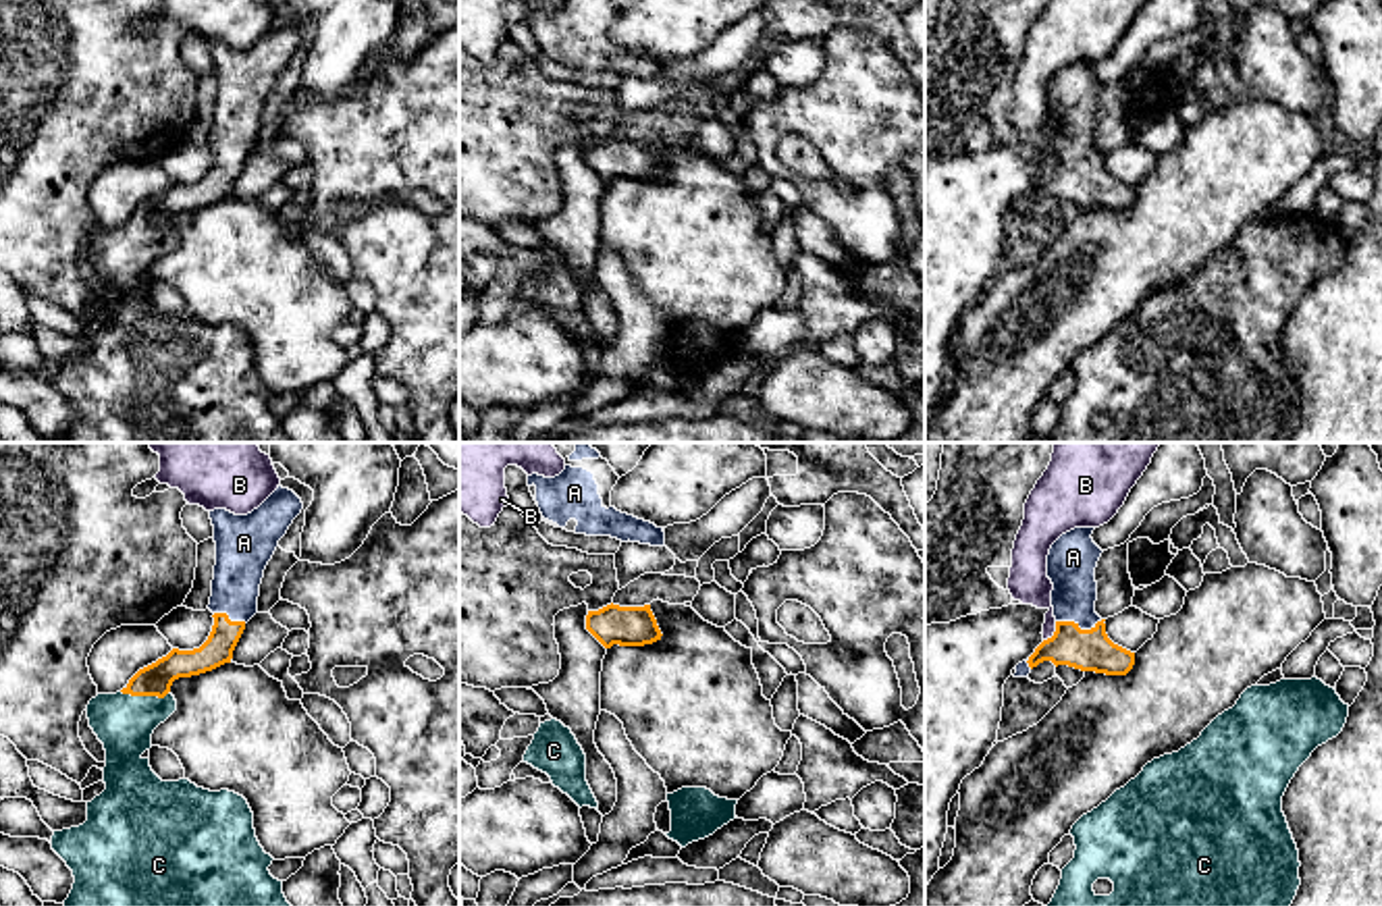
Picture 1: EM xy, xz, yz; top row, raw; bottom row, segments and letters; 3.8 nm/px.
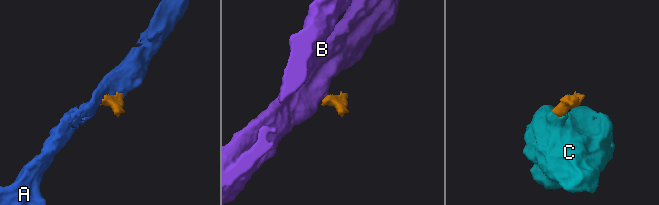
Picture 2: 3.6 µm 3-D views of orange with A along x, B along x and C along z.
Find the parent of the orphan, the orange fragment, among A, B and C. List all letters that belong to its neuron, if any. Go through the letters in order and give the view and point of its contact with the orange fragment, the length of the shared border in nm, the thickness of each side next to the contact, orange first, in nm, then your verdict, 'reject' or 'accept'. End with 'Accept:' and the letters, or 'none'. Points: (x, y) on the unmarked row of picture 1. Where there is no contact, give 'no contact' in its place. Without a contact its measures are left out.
A: meets orange in yz at (1077, 161); contact 180 nm long; 160 nm thick on the orange side, 190 nm on the other; accept
B: meets orange in yz at (1054, 167); contact 90 nm long; 160 nm thick on the orange side, 150 nm on the other; reject
C: meets orange in xy at (146, 229); contact 190 nm long; 130 nm thick on the orange side, 220 nm on the other; accept
Accept: A, C

